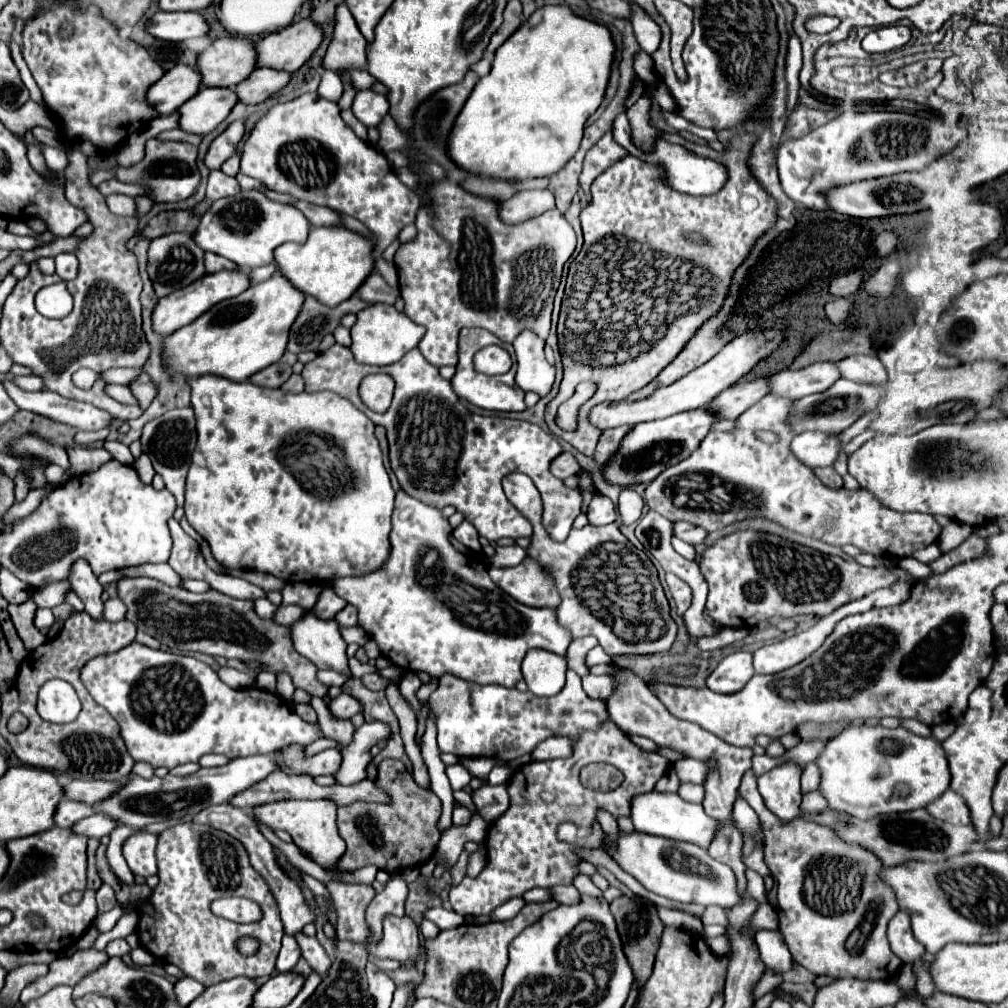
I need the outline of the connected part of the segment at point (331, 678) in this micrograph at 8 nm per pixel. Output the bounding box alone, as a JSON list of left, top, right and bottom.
[317,670,345,686]

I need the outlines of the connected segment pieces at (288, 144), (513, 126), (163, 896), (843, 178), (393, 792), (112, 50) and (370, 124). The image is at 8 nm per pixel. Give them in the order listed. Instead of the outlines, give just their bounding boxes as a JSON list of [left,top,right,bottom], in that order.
[[241,92,419,256],[449,4,615,180],[121,822,283,986],[777,112,967,210],[337,760,441,872],[21,6,163,152],[351,90,389,128]]

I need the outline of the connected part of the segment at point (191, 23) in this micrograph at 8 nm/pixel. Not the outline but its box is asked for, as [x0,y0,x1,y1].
[147,12,209,42]

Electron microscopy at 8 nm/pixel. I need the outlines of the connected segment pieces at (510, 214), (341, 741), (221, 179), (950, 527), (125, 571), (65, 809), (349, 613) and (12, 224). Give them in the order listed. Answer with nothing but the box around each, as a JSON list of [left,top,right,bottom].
[[501,188,555,224],[313,696,355,750],[195,170,239,214],[939,521,969,550],[119,564,183,586],[55,800,93,828],[335,604,357,626],[7,221,38,237]]

